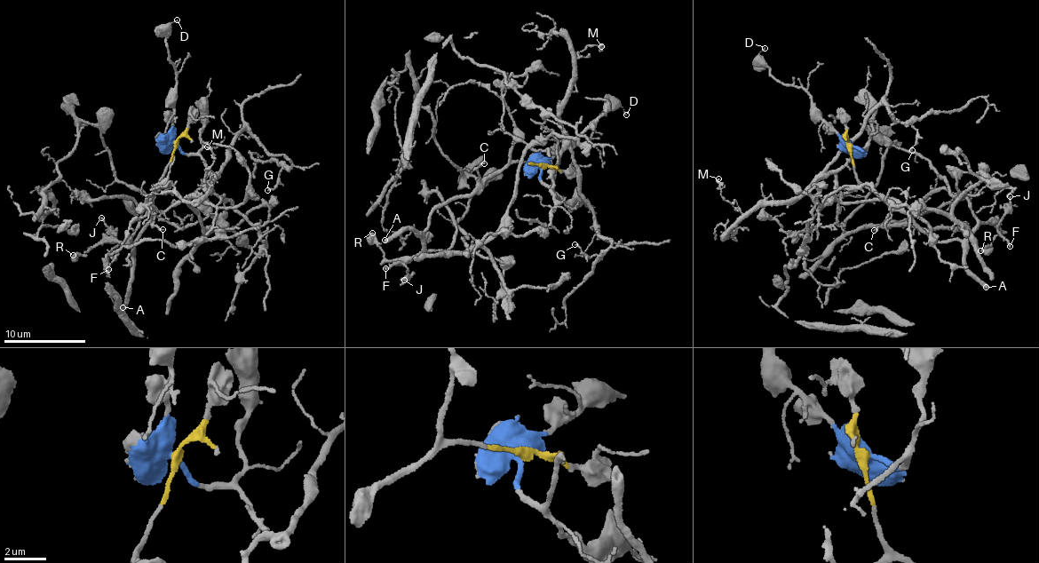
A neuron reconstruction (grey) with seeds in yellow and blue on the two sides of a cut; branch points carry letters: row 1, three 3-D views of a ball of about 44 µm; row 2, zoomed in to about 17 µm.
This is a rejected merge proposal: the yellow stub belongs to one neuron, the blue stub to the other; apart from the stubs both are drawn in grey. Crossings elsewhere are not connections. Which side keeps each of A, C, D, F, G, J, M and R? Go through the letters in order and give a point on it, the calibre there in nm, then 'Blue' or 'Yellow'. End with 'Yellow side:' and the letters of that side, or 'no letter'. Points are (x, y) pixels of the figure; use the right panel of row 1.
A: Place: (986, 287). Thickness 400 nm. Yellow
C: Place: (874, 230). Thickness 140 nm. Yellow
D: Place: (765, 48). Thickness 80 nm. Blue
F: Place: (1010, 246). Thickness 200 nm. Yellow
G: Place: (912, 150). Thickness 130 nm. Blue
J: Place: (1010, 196). Thickness 140 nm. Yellow
M: Place: (718, 178). Thickness 140 nm. Blue
R: Place: (980, 250). Thickness 550 nm. Yellow
Yellow side: A, C, F, J, R

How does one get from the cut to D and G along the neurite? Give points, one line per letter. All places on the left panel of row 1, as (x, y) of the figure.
D: (174, 142), (170, 130), (177, 82), (176, 68), (169, 60), (167, 39), (170, 24), (178, 19)
G: (174, 142), (217, 172), (244, 129), (291, 163), (267, 191)

